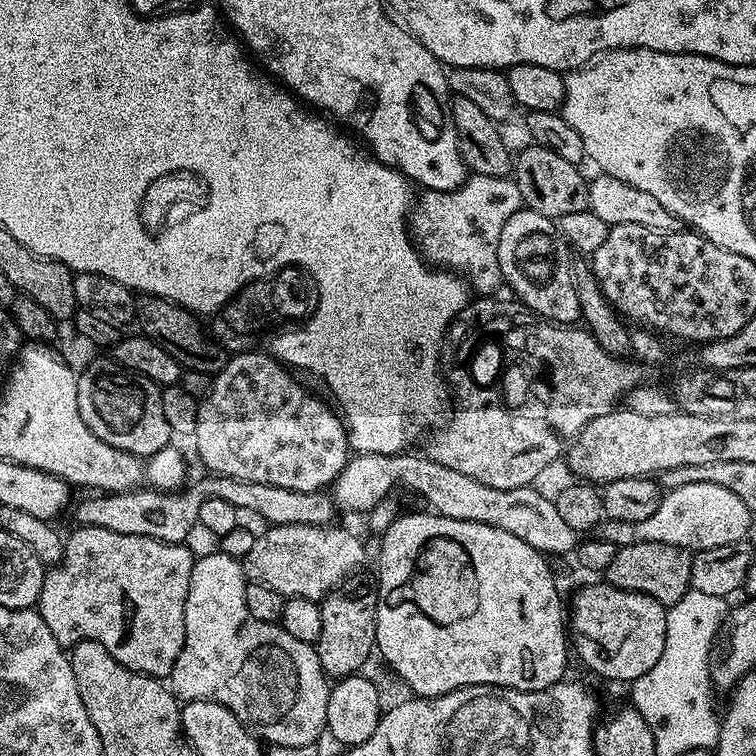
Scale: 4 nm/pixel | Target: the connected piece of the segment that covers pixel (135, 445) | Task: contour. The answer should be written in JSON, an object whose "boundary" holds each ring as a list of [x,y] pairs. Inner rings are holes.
{"boundary":[[[111,358],[90,361],[84,369],[79,369],[76,381],[82,422],[86,422],[86,426],[90,426],[90,430],[94,430],[94,434],[106,442],[106,446],[114,446],[119,452],[129,452],[141,458],[153,456],[158,450],[169,447],[171,440],[168,439],[173,439],[174,433],[170,430],[170,422],[166,422],[166,414],[162,414],[161,385],[123,368]]]}

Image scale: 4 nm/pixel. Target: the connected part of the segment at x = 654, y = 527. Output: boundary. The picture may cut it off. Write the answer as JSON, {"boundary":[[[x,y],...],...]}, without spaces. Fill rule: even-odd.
{"boundary":[[[694,482],[694,483],[686,483],[684,486],[671,488],[669,489],[662,497],[659,502],[659,506],[656,510],[654,510],[654,514],[650,515],[646,518],[645,521],[638,523],[638,533],[639,539],[642,541],[656,541],[662,542],[664,545],[674,545],[675,548],[679,548],[683,551],[690,550],[689,552],[697,552],[702,549],[714,549],[716,546],[724,546],[724,545],[736,545],[741,543],[746,537],[744,537],[749,528],[750,522],[754,520],[753,513],[750,512],[749,508],[746,506],[744,502],[736,495],[733,491],[723,489],[722,486],[717,486],[713,483],[706,482]]]}

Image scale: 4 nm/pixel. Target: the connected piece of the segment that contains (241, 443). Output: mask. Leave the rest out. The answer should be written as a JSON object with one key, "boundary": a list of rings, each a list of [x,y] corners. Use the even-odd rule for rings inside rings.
{"boundary":[[[249,350],[229,355],[226,366],[215,373],[212,389],[200,400],[194,437],[196,452],[208,467],[205,469],[218,476],[262,482],[266,486],[282,486],[299,492],[327,489],[349,462],[348,429],[339,411],[327,399],[319,400],[314,393],[307,392],[285,365],[264,352]]]}

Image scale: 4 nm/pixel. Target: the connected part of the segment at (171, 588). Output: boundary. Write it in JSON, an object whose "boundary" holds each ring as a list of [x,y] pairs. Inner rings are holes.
{"boundary":[[[80,526],[75,530],[77,532],[67,533],[64,557],[59,564],[49,567],[44,573],[38,611],[46,626],[50,626],[50,634],[54,634],[54,638],[58,638],[58,642],[65,646],[83,640],[98,642],[98,646],[106,646],[110,658],[134,674],[171,677],[172,667],[182,650],[186,634],[186,598],[194,563],[189,545],[163,544],[154,538],[114,534],[114,530],[101,528]]]}

